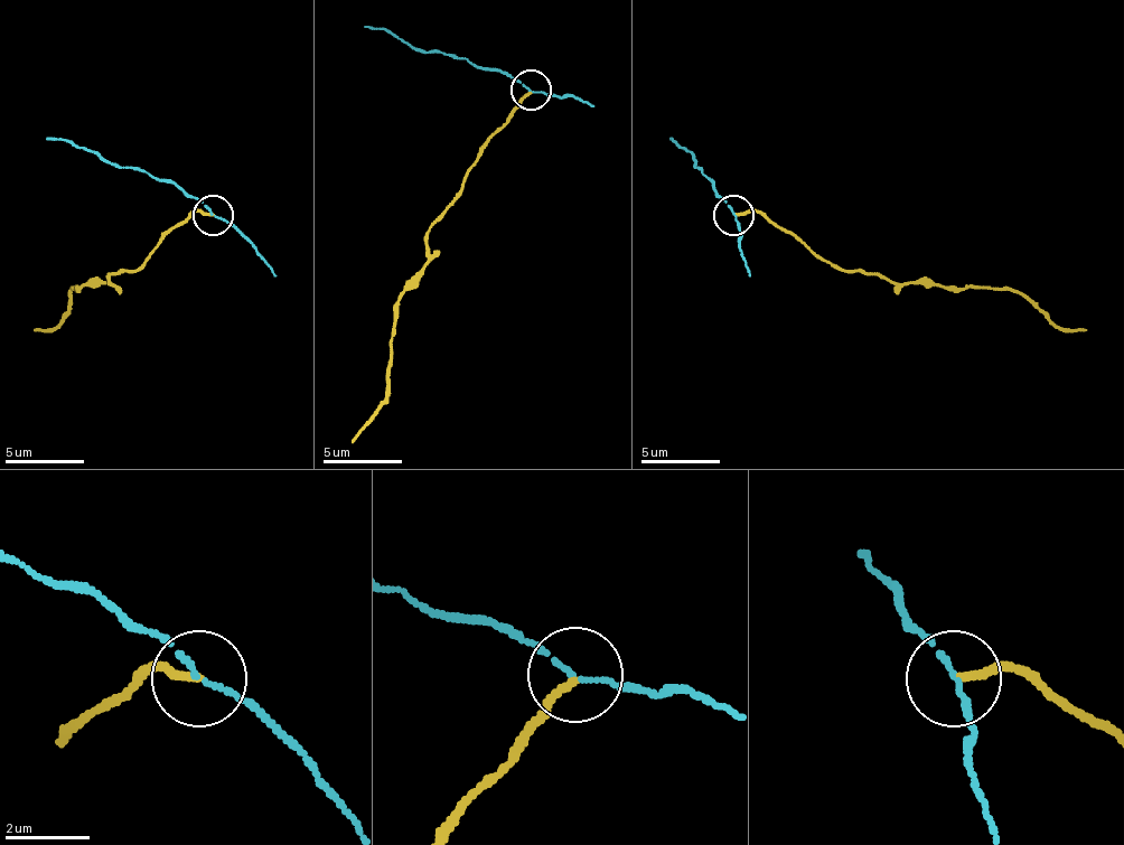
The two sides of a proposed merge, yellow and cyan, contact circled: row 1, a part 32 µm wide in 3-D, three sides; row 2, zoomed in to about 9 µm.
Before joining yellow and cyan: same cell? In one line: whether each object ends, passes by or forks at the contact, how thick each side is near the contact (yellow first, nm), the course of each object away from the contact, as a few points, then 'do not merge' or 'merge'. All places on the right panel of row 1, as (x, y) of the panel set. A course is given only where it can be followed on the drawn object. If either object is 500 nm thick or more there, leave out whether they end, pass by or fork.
yellow ends | cyan passes by | 180/100 nm | yellow via (734, 216), (762, 212), (817, 255), (845, 271), (953, 287), (1009, 287), (1060, 327), (1087, 330) | cyan via (734, 216), (695, 168), (695, 157), (671, 137) | do not merge

